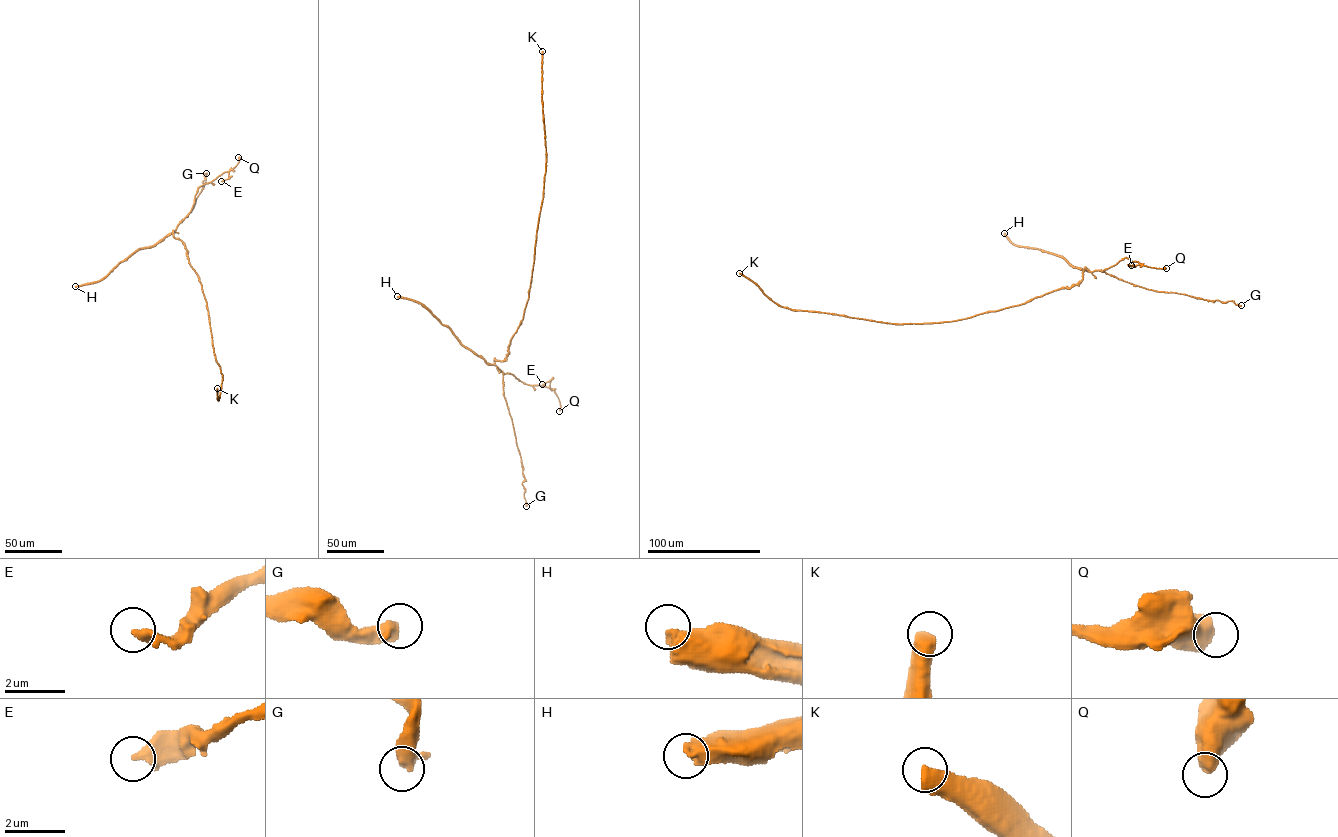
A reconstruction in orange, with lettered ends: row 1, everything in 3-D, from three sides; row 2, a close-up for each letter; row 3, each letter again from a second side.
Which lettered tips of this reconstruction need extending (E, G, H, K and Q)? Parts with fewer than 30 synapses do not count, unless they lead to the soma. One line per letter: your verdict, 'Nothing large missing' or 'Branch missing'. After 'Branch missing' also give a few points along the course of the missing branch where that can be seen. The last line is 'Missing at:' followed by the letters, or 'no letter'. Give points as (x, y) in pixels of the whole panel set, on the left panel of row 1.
E: Nothing large missing
G: Nothing large missing
H: Nothing large missing
K: Branch missing. Course of what is missing: (217, 388), (218, 383), (204, 382), (204, 375), (169, 371), (152, 356), (134, 360), (130, 354)
Q: Nothing large missing
Missing at: K

